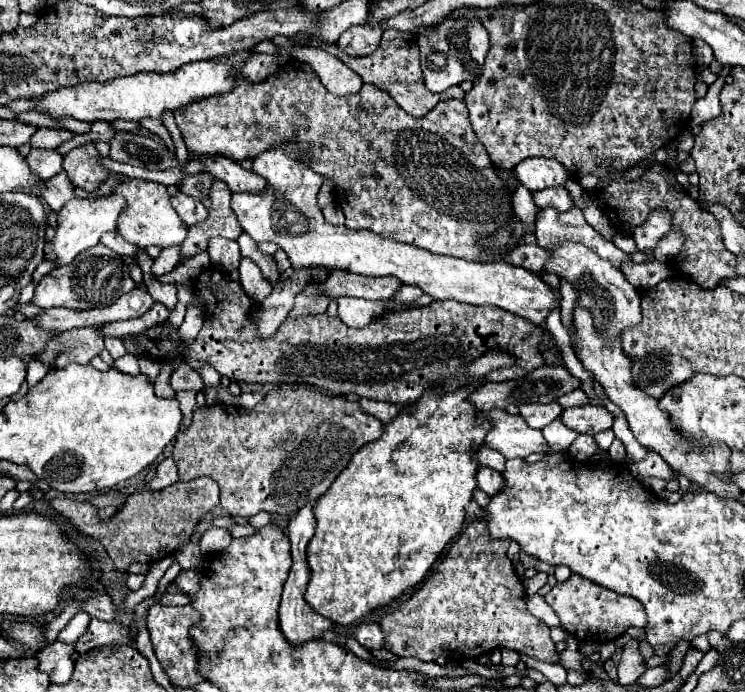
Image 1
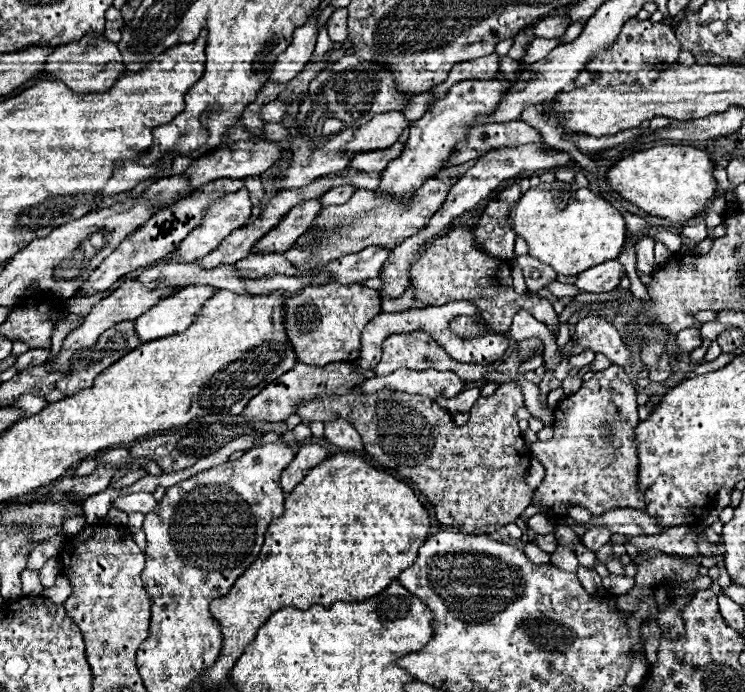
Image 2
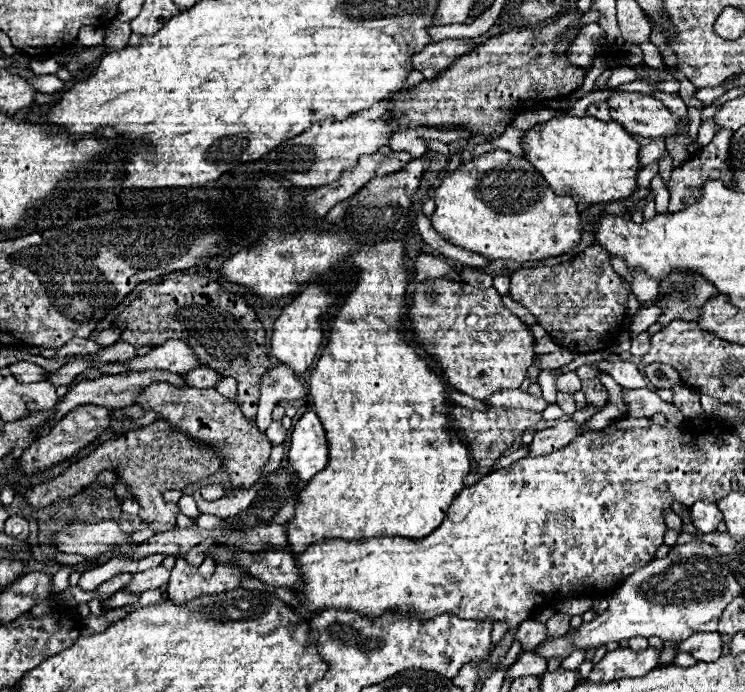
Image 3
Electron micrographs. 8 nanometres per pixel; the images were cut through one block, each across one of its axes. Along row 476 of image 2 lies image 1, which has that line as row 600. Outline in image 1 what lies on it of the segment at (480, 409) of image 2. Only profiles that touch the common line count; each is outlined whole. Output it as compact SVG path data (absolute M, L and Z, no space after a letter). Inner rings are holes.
M478 518L468 524L464 534L444 550L444 556L424 582L416 586L412 598L382 618L386 650L398 658L412 656L434 662L442 654L448 660L470 660L494 648L510 648L558 664L560 654L550 638L550 628L526 610L524 584L506 556L508 546L508 540L490 538L484 520Z

